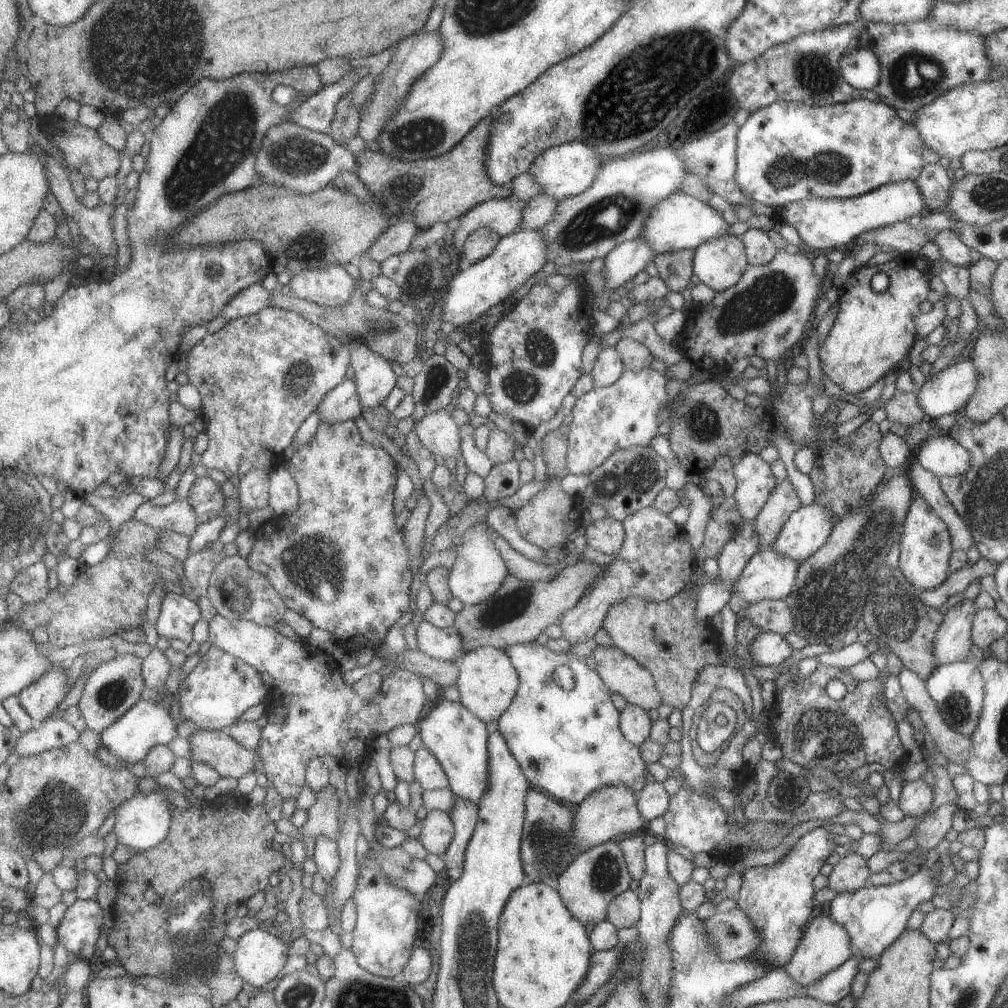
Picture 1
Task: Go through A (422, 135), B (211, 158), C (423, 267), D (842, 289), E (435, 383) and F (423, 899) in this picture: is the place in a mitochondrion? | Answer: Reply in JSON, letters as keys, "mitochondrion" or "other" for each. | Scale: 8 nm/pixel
{"A":"mitochondrion","B":"mitochondrion","C":"mitochondrion","D":"other","E":"other","F":"other"}

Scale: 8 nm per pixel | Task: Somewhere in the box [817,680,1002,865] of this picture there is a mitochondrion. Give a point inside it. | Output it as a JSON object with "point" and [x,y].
{"point":[958,708]}

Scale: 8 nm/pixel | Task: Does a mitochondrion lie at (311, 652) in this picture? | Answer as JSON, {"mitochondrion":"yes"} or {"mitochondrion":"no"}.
{"mitochondrion":"no"}

